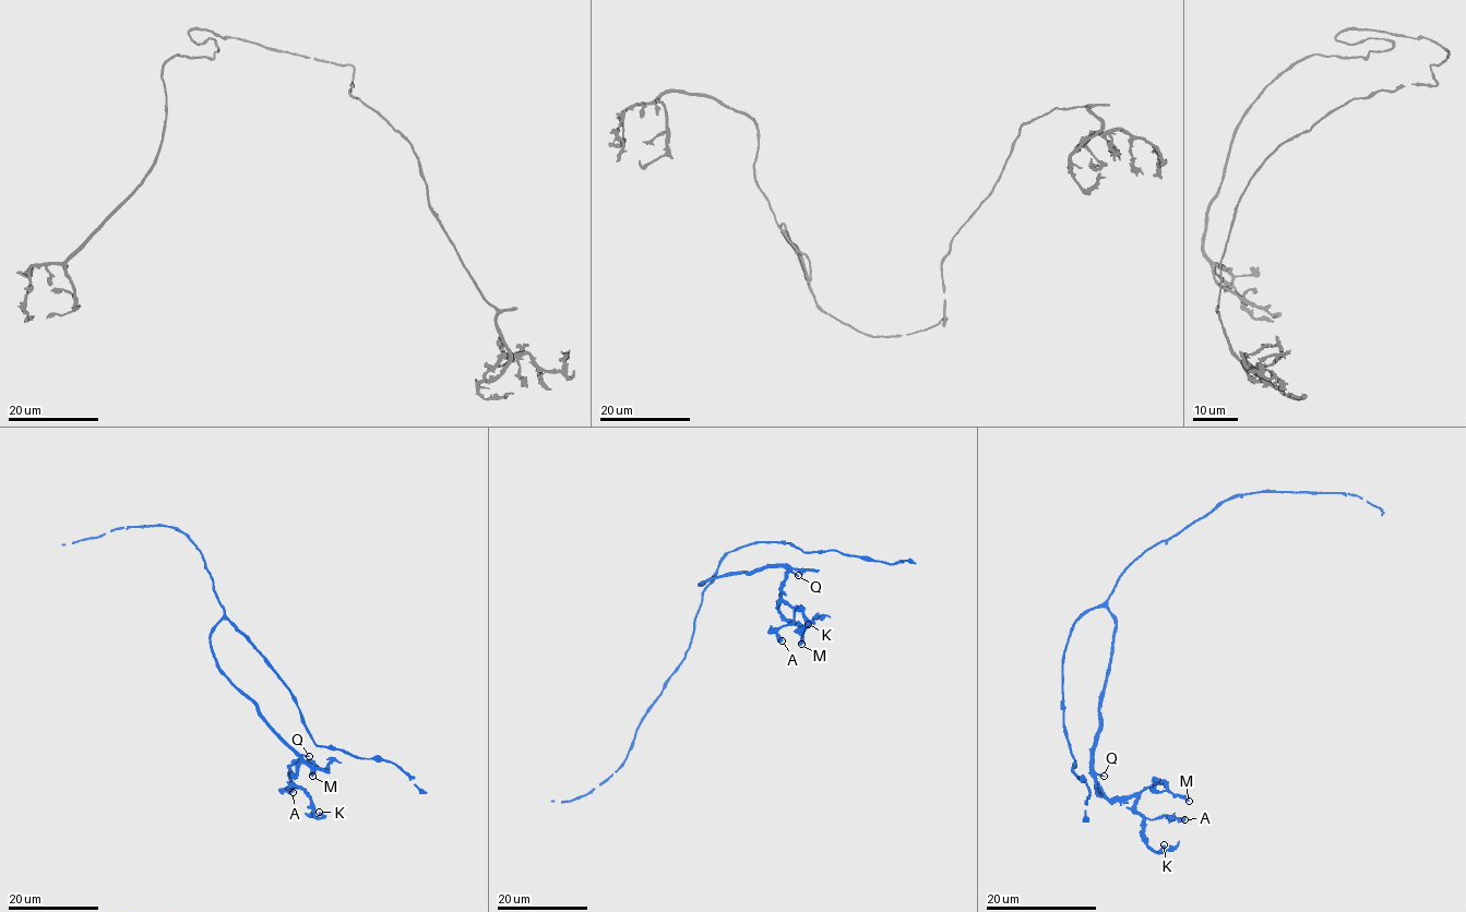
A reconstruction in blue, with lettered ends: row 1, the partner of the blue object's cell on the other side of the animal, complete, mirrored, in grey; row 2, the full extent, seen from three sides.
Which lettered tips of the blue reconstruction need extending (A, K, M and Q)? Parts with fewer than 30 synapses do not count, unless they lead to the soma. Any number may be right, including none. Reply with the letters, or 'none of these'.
none of these

